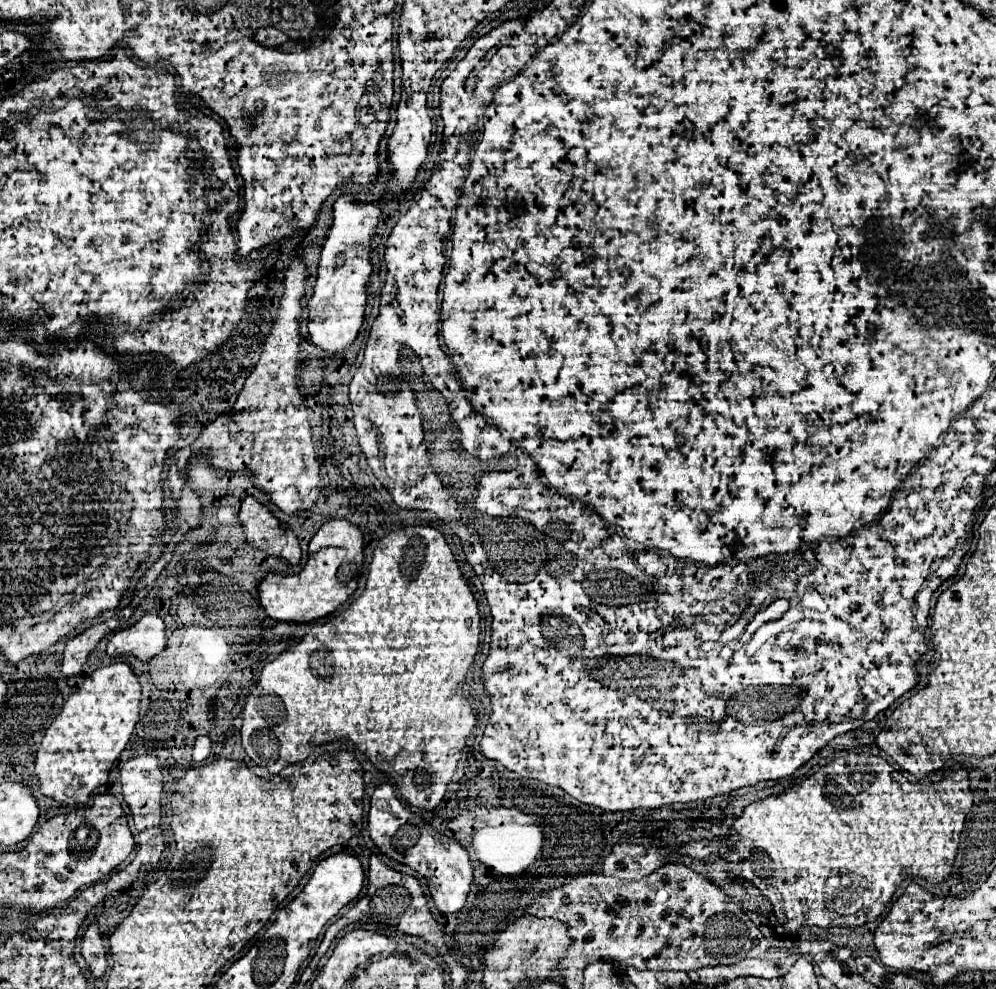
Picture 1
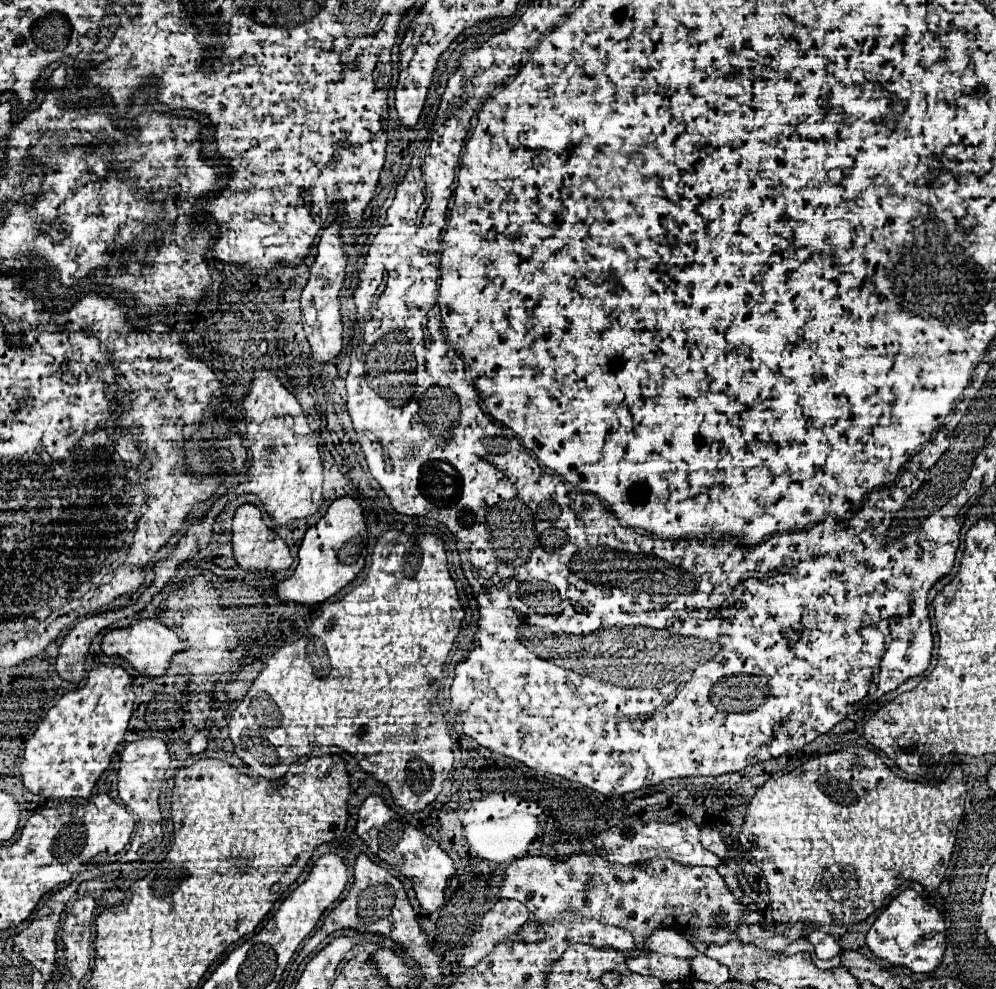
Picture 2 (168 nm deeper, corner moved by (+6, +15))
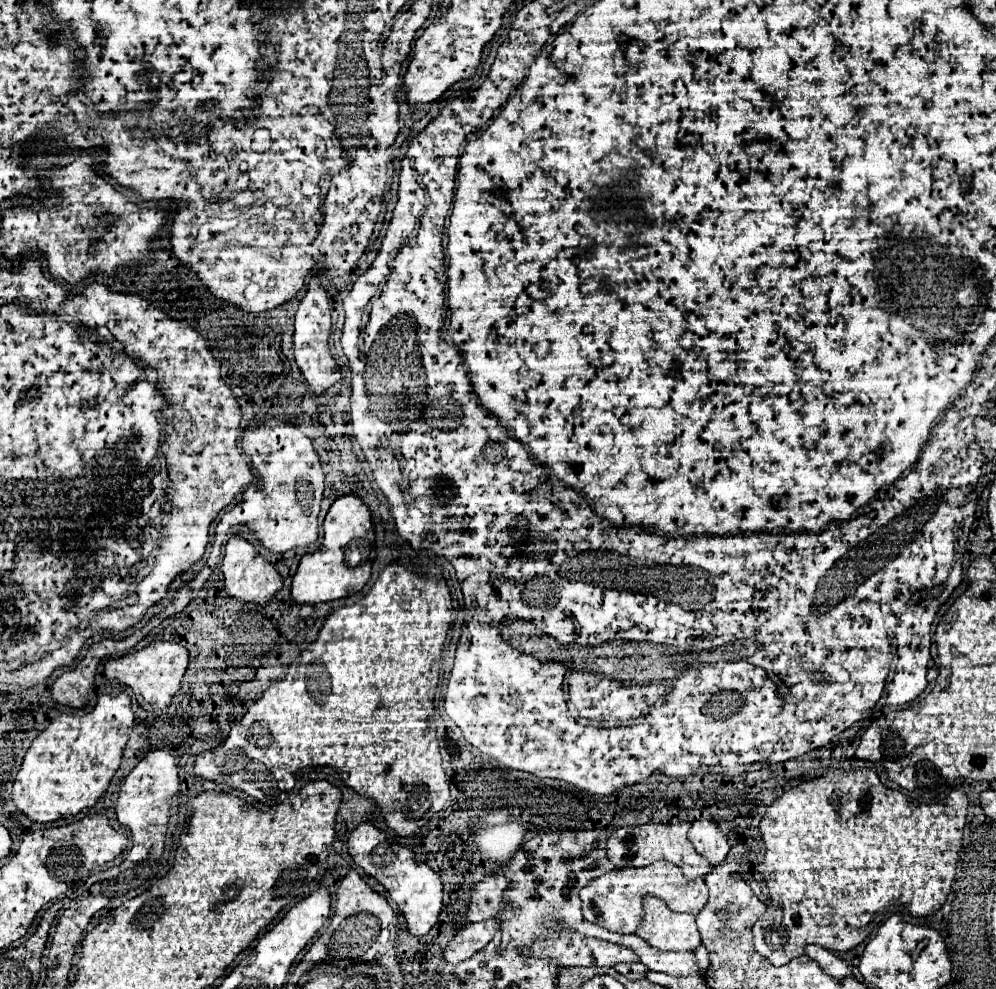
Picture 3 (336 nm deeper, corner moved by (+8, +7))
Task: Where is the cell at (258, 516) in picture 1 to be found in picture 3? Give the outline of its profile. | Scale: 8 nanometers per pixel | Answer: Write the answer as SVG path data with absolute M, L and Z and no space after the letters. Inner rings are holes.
M234 534L226 544L222 572L224 572L224 584L226 584L228 594L236 600L242 600L242 602L252 602L252 604L262 606L276 594L276 590L282 588L282 576L276 570L276 566L272 562L268 562L266 558L262 558L256 552L254 544L244 540L240 534Z

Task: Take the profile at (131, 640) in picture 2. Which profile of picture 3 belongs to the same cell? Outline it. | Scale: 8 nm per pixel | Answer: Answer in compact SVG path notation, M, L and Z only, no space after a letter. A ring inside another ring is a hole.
M154 642L154 644L148 644L140 650L134 650L122 658L108 658L106 664L104 664L104 676L110 678L110 680L118 680L118 684L122 686L128 686L136 700L140 704L150 704L150 706L158 706L158 708L164 708L172 702L172 696L178 692L180 688L180 682L182 682L182 676L186 672L186 666L188 666L188 650L180 644L174 644L174 642Z

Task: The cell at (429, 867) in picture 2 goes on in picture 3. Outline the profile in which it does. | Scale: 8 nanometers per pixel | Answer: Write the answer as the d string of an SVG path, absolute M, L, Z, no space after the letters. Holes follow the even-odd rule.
M362 822L352 830L352 834L348 836L348 852L368 876L374 876L380 884L384 884L392 900L406 916L408 930L416 936L428 934L428 930L438 922L438 914L442 910L444 892L440 876L430 866L416 862L414 854L408 848L396 844L386 832L376 828L372 822Z

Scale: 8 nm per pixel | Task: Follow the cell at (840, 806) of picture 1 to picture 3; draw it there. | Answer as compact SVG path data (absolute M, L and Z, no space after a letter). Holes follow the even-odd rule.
M858 768L858 770L840 770L840 772L828 772L820 778L814 780L806 780L790 790L786 790L780 798L774 800L774 804L770 804L770 808L766 810L764 818L760 820L760 838L764 842L764 860L758 864L758 868L762 872L770 872L766 876L766 886L770 892L770 904L766 914L754 924L754 948L760 956L768 958L774 966L782 966L786 962L790 962L796 956L802 956L804 946L806 944L818 944L822 948L830 948L836 952L846 952L854 946L858 946L860 942L866 940L868 932L864 930L864 926L868 924L868 914L876 914L882 912L884 908L892 906L906 906L910 910L912 916L928 916L932 912L936 912L948 892L950 892L950 884L954 880L954 868L958 862L958 852L960 852L960 840L962 840L962 830L966 824L966 810L968 810L968 798L964 794L962 788L954 788L952 794L946 798L946 802L938 802L938 804L914 804L910 802L902 792L886 788L880 782L880 776L876 770L872 768Z

